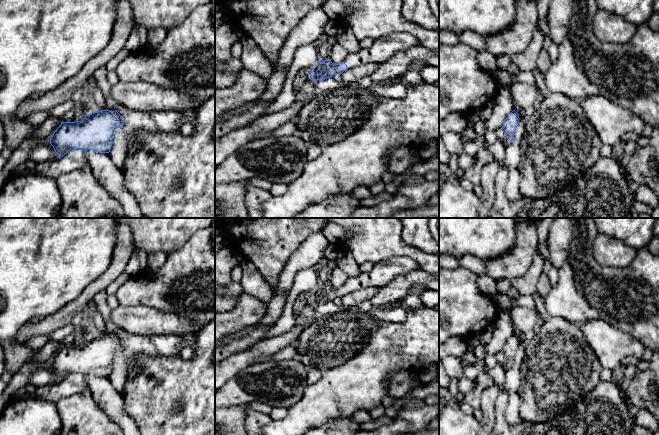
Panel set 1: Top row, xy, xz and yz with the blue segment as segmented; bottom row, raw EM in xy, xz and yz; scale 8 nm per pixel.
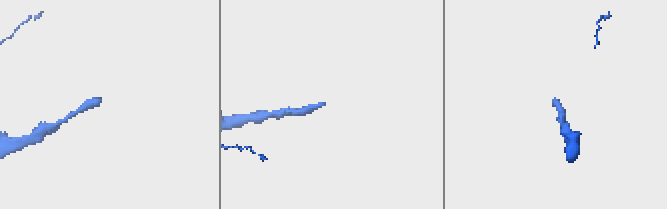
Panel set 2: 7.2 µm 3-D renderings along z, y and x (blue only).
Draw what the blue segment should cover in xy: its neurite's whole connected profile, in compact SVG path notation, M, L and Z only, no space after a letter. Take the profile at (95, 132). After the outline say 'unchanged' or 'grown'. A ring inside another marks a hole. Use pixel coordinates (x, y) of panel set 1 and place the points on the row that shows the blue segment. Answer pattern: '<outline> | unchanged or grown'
M106 109L90 113L82 121L62 122L50 138L50 144L59 159L73 149L109 153L116 128L123 129L127 142L139 143L138 129L125 126L117 110Z | grown

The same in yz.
M513 110L511 113L508 114L506 117L504 123L503 123L503 129L505 130L505 140L503 141L505 147L510 145L512 142L514 135L515 135L515 130L519 124L519 115L518 113Z | grown

